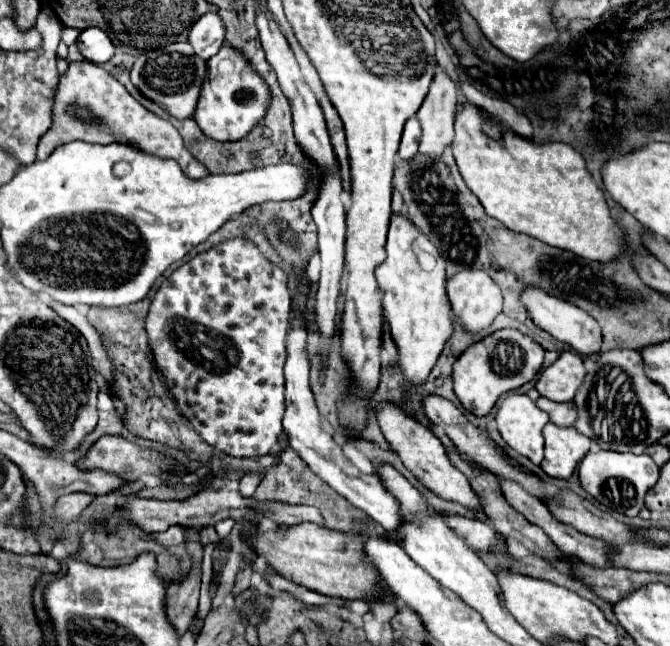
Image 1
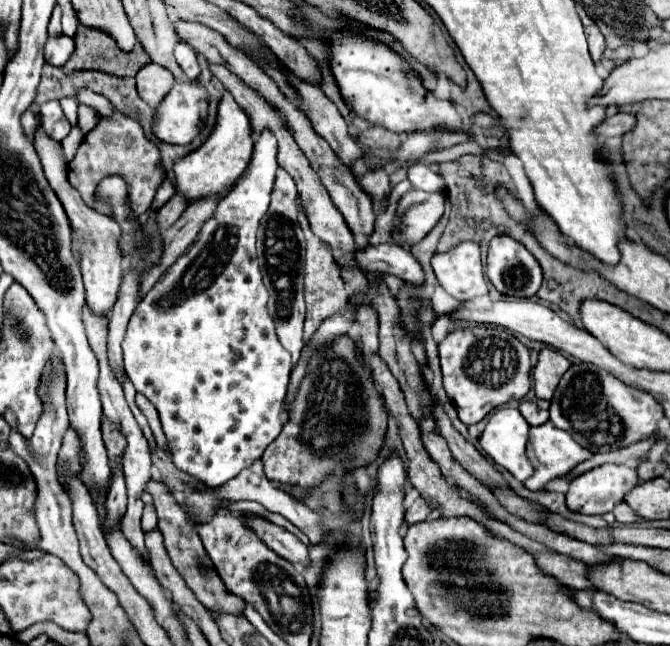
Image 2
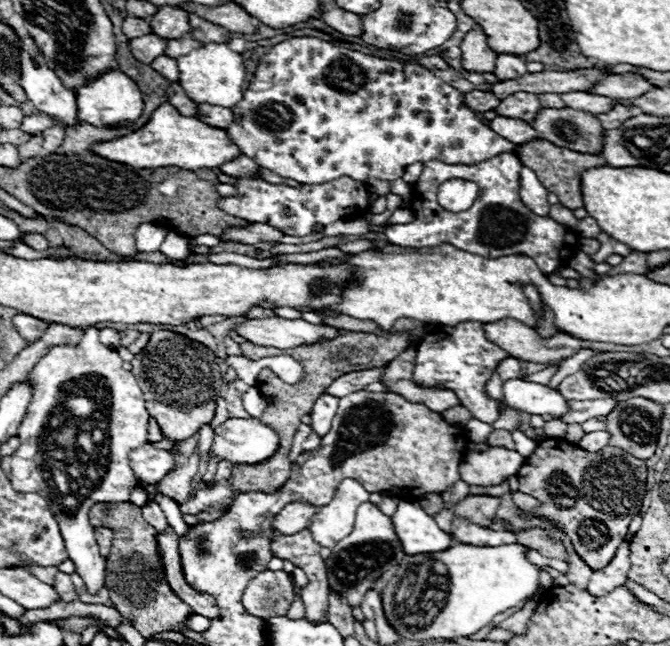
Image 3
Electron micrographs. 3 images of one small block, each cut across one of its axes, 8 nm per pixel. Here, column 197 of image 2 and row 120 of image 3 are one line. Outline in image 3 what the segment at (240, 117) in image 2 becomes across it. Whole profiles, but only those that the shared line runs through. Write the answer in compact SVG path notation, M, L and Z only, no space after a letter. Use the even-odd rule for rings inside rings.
M162 104L154 114L146 128L140 128L124 138L116 138L110 142L102 142L94 146L94 152L102 158L130 164L134 168L162 168L176 166L184 170L200 170L200 168L218 168L230 160L242 156L242 150L236 144L230 144L226 130L210 128L202 124L202 120L194 116L182 116L172 104Z

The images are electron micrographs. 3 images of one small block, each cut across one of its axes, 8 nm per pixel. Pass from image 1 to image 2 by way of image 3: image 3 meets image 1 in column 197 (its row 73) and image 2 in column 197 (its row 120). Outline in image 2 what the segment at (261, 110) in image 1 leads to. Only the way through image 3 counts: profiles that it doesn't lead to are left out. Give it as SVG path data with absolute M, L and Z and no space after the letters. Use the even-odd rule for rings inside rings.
M178 82L160 102L154 114L152 132L168 144L188 144L198 136L204 110L208 110L206 94L200 82Z

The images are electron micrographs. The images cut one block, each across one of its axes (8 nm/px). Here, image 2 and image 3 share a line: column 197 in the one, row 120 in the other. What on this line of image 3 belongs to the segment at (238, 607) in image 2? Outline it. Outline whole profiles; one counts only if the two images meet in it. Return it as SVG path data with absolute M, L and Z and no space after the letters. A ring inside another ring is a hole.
M542 108L530 126L536 128L544 140L560 148L582 154L600 154L604 128L590 112L570 108Z

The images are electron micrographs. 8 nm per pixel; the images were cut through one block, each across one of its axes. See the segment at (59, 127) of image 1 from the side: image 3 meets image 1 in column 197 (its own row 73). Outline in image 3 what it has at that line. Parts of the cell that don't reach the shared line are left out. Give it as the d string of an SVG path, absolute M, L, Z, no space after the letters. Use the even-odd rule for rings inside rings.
M158 56L150 66L152 68L158 68L158 72L162 72L162 76L166 76L166 80L170 80L170 82L176 82L178 80L178 66L176 66L176 60L174 58Z

